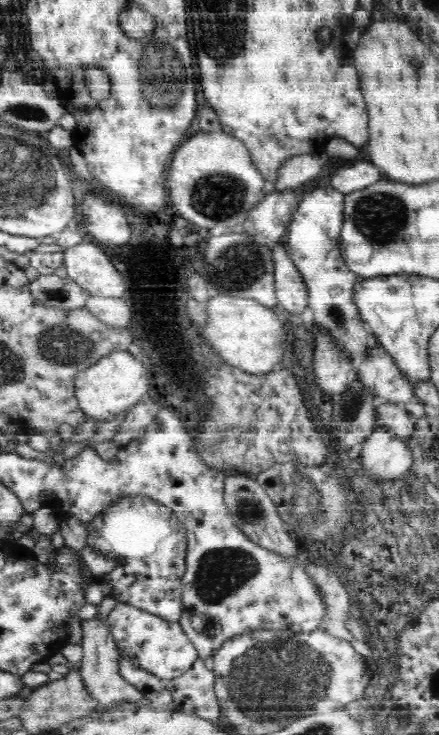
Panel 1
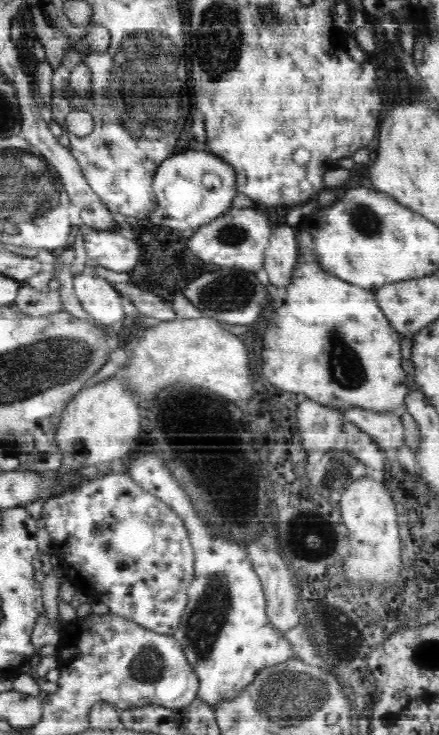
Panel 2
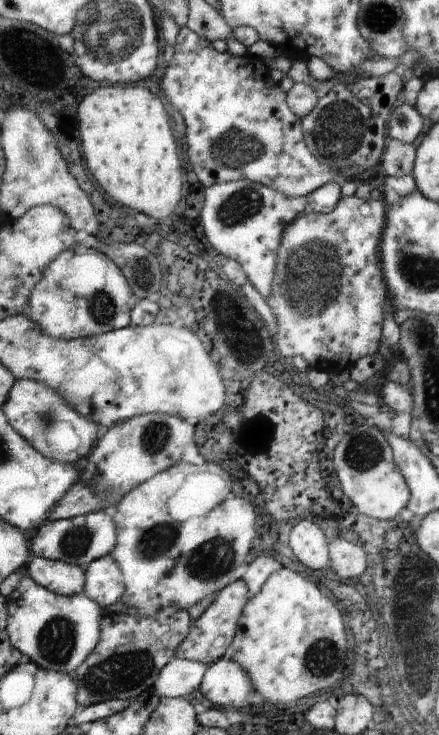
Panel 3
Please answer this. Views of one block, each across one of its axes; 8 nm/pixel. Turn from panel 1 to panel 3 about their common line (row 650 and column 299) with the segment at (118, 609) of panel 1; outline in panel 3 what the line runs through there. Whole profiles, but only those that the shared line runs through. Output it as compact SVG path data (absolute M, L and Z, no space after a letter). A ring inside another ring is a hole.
M187 26L180 28L175 44L173 45L174 54L172 60L167 65L166 72L164 74L162 82L162 90L164 90L165 96L171 102L174 108L180 111L186 124L186 140L189 146L188 160L192 164L192 176L198 180L198 186L200 189L228 181L241 181L246 179L252 182L263 184L264 186L279 190L287 197L306 197L311 194L312 191L318 190L323 184L334 183L338 186L342 186L347 181L354 181L353 177L359 172L355 166L345 166L345 169L337 171L333 169L329 164L321 162L307 147L306 139L302 129L302 120L299 119L294 112L289 108L287 104L287 93L282 90L280 86L281 80L276 80L276 76L272 76L271 68L268 67L268 63L264 63L264 59L259 56L245 54L242 56L228 54L227 51L219 52L214 49L212 42L204 37L200 37Z

